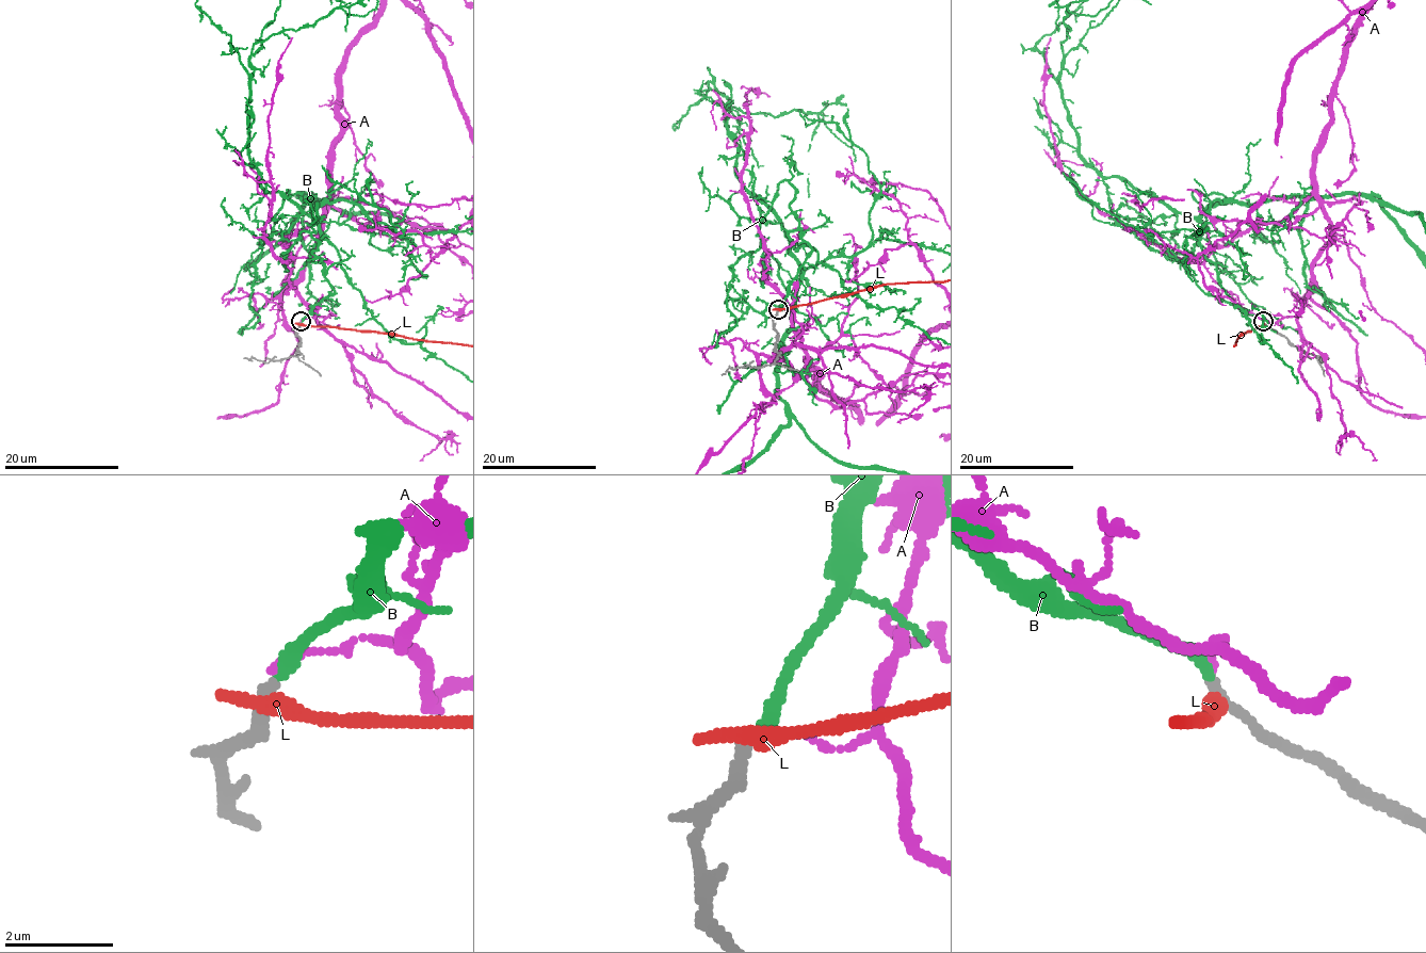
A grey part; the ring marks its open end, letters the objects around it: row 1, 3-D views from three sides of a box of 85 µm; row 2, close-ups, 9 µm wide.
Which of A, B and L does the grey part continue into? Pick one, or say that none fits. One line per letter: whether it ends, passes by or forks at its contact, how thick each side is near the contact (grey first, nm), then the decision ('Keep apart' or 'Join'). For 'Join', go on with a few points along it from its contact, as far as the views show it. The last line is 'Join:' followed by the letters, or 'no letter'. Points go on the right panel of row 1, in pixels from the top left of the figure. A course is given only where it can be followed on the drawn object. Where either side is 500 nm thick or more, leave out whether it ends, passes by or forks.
A: It ends there. Thickness 200 nm (grey) against 120 nm. Keep apart
B: It ends there. Thickness 200 nm (grey) against 260 nm. Join
L: It ends there. Thickness 240 nm (grey) against 400 nm. Keep apart
Join: B

